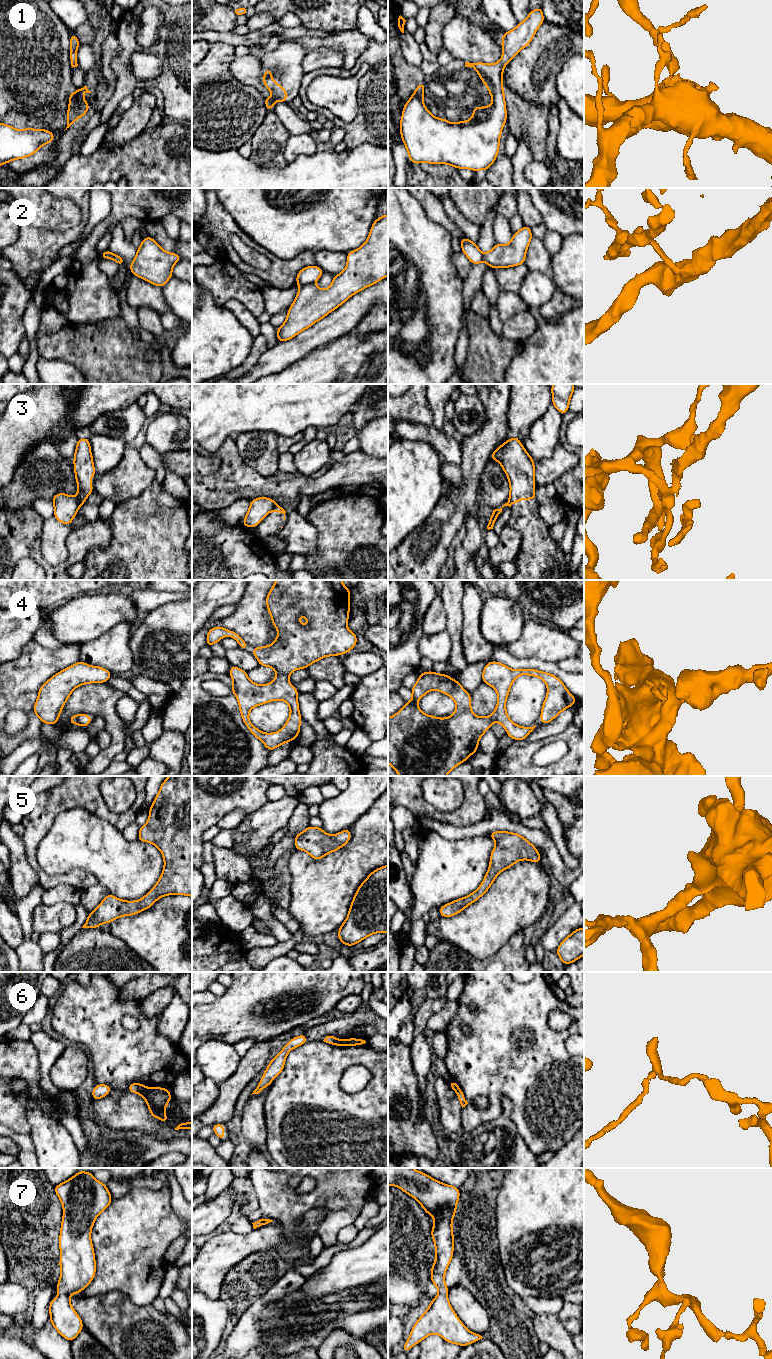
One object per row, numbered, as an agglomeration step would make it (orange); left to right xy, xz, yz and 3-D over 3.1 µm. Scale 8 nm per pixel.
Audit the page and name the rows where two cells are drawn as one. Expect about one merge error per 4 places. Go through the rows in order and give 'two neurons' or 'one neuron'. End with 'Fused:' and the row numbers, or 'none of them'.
1: one neuron
2: two neurons
3: two neurons
4: one neuron
5: one neuron
6: two neurons
7: one neuron
Fused: 2, 3, 6

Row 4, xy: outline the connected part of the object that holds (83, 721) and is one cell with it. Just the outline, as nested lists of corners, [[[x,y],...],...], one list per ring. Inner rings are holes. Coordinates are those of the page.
[[[87,714],[72,715],[69,719],[69,724],[80,725],[82,727],[88,727],[92,718],[93,718],[92,716]]]

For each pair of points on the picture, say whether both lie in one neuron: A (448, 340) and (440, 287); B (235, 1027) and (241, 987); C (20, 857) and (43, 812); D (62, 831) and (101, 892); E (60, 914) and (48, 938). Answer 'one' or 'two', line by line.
A: one
B: one
C: two
D: two
E: two

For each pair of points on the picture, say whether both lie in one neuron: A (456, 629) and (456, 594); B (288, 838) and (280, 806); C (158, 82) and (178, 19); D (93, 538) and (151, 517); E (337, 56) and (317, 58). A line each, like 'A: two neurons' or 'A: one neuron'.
A: one neuron
B: two neurons
C: one neuron
D: two neurons
E: one neuron

